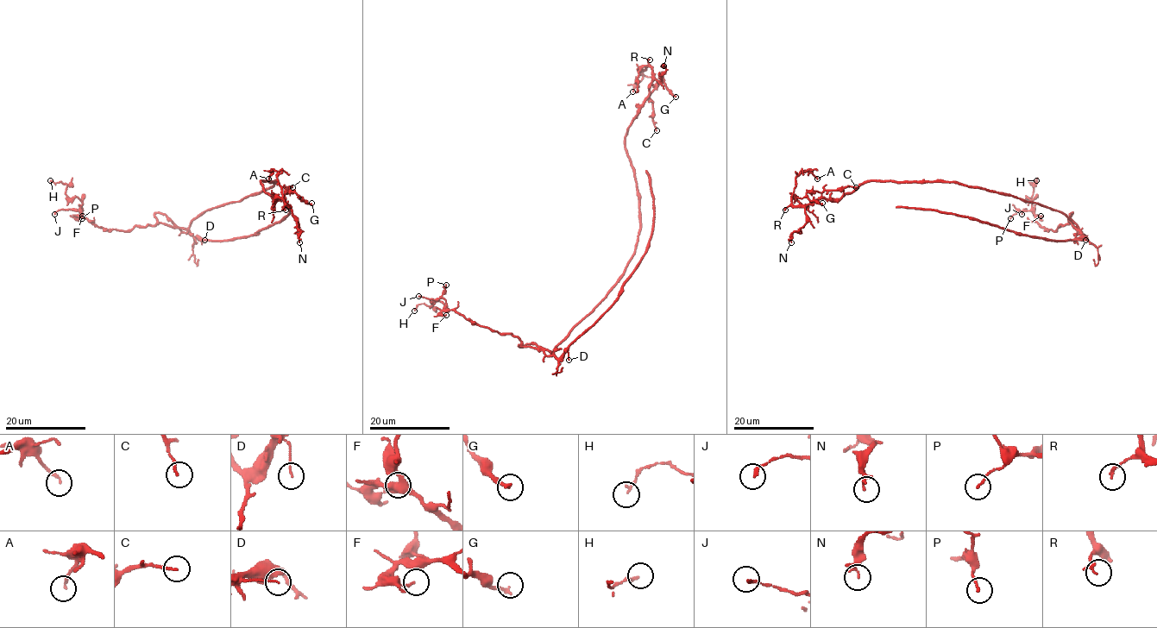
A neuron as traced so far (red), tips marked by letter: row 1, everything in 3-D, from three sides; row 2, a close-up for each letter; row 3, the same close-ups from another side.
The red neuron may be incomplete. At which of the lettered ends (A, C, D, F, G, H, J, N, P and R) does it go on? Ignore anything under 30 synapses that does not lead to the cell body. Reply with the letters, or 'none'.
none

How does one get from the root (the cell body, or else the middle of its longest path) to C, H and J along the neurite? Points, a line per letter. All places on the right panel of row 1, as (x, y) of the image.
C: (1023, 201), (1015, 196), (954, 182), (866, 181), (839, 199), (825, 199), (822, 196), (825, 190), (856, 187)
H: (1023, 201), (1060, 211), (1078, 228), (1040, 225), (1026, 197), (1036, 180)
J: (1023, 201), (1060, 211), (1078, 228), (1066, 222), (1054, 231), (1041, 227), (1031, 211), (1024, 209), (1021, 214)

